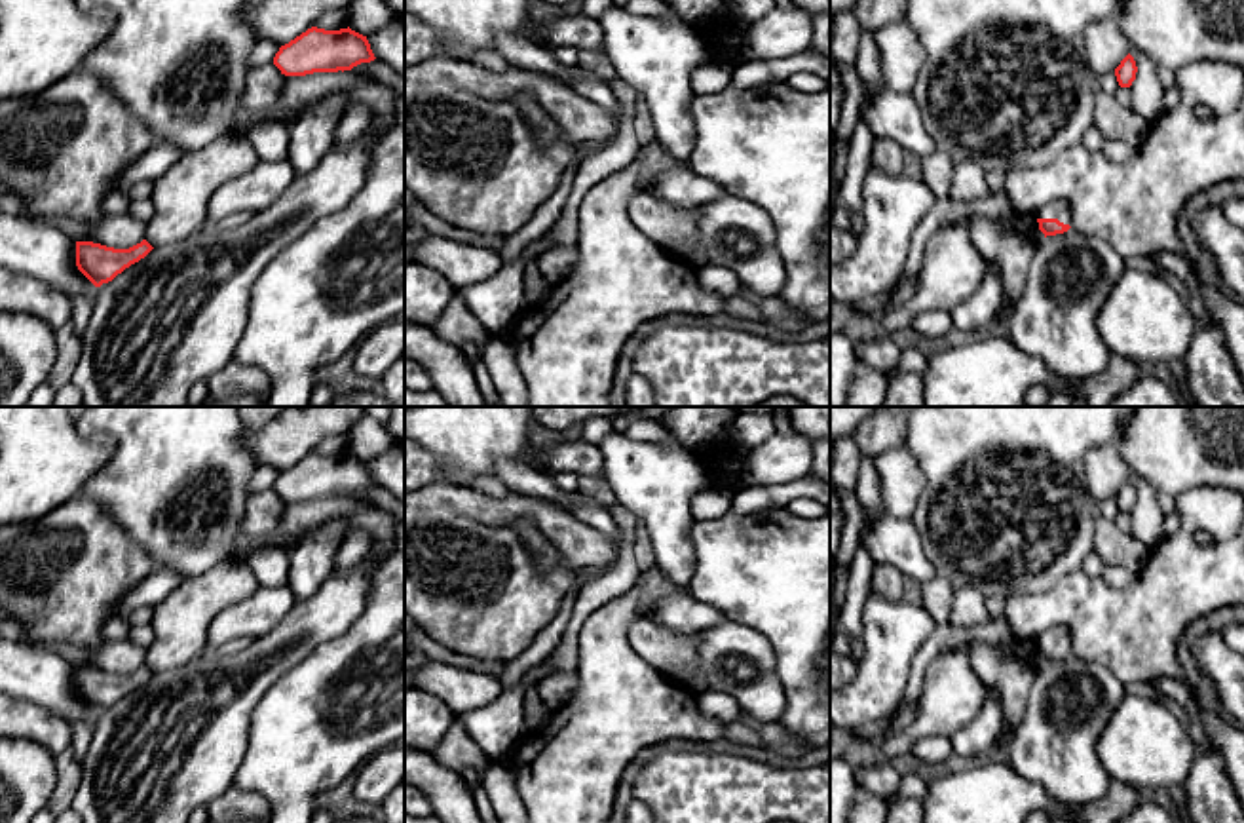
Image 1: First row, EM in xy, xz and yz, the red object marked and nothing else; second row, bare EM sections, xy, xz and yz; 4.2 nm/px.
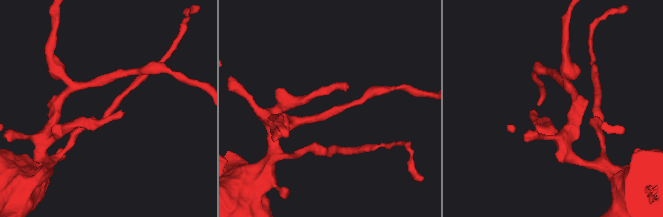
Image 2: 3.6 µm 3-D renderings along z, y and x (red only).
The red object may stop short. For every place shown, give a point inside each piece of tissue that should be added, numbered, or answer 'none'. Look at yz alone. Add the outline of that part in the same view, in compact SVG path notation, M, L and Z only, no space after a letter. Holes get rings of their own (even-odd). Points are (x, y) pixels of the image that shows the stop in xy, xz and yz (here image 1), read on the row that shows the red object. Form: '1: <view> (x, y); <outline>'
1: yz (1055, 210); M1050 201L1037 213L1037 219L1058 219L1060 222L1071 226L1071 209L1067 201Z

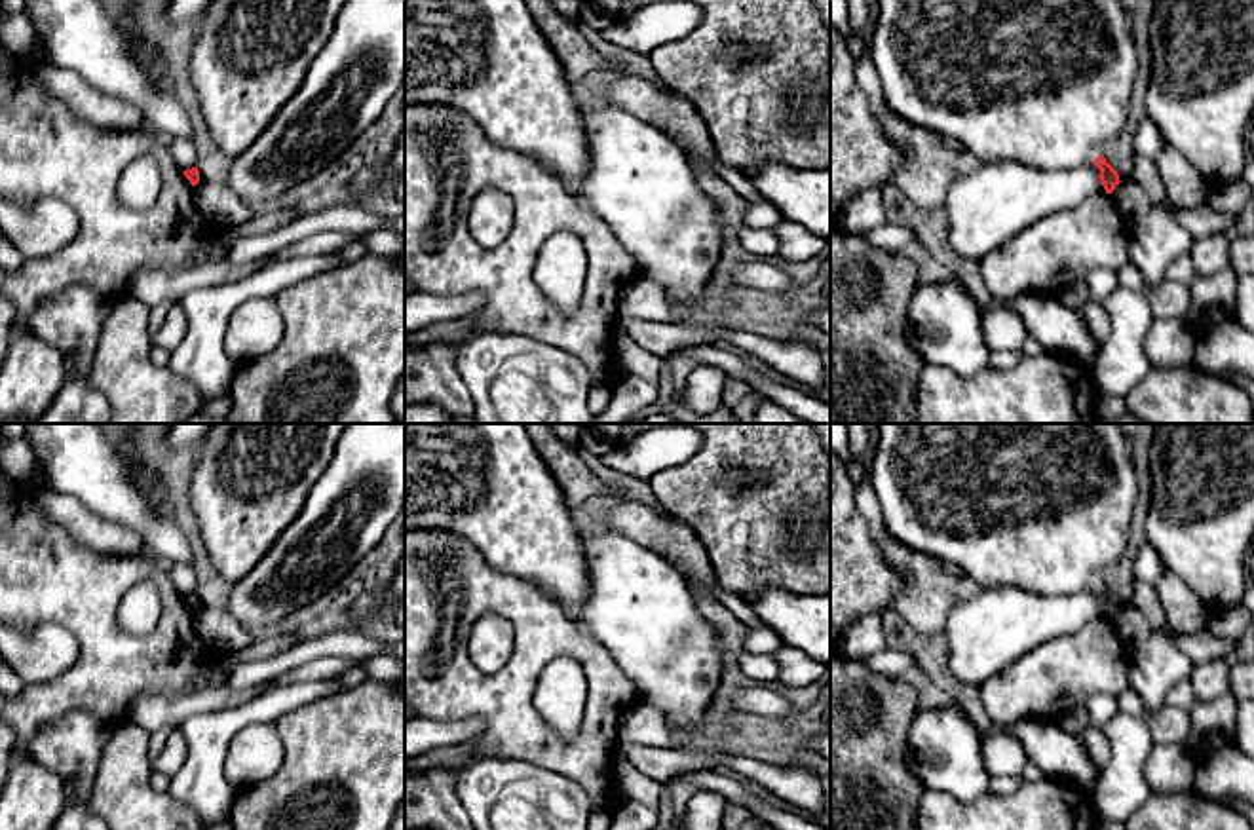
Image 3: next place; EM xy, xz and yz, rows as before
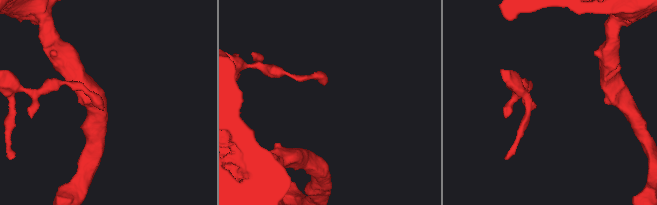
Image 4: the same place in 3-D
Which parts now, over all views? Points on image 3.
none

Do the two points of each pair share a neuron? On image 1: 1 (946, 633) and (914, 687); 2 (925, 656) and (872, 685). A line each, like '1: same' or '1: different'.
1: same
2: different

